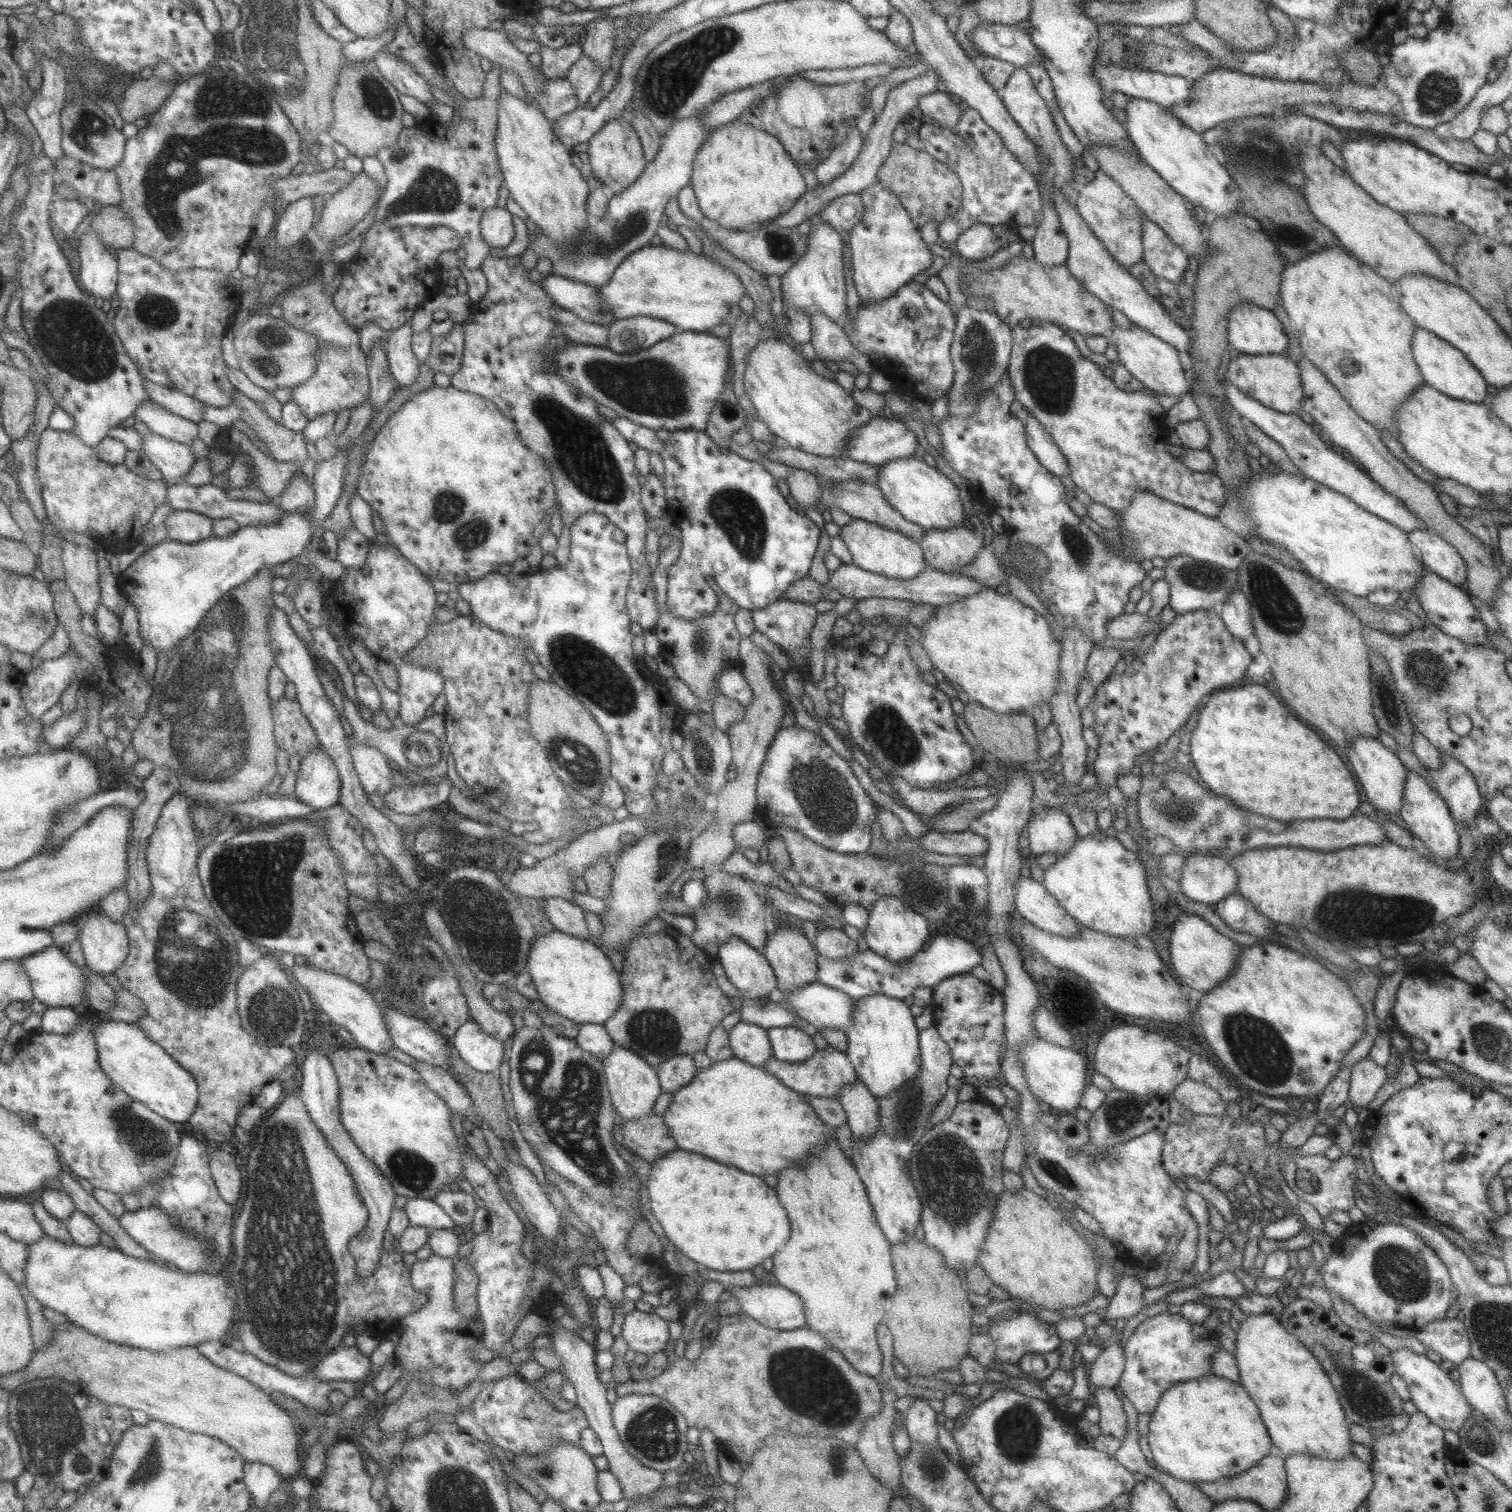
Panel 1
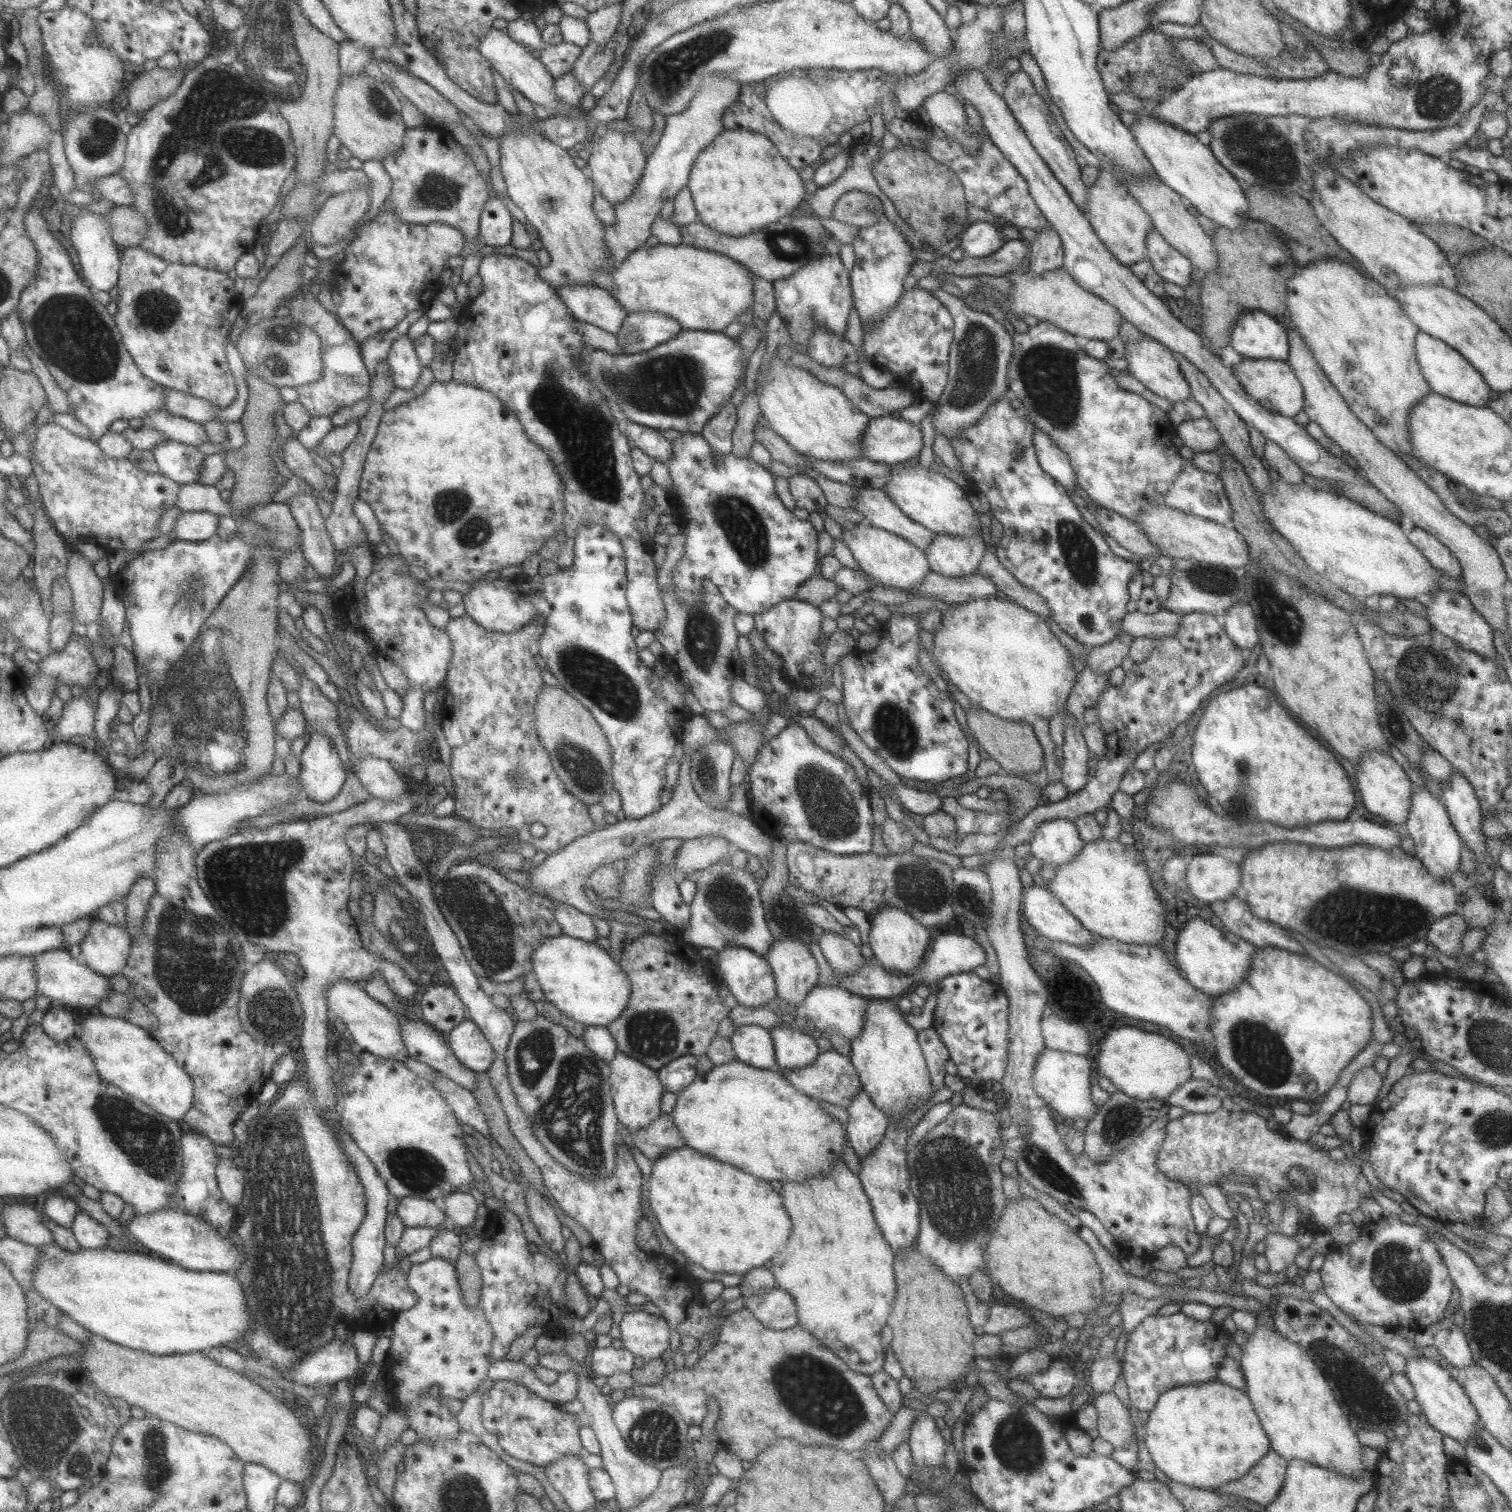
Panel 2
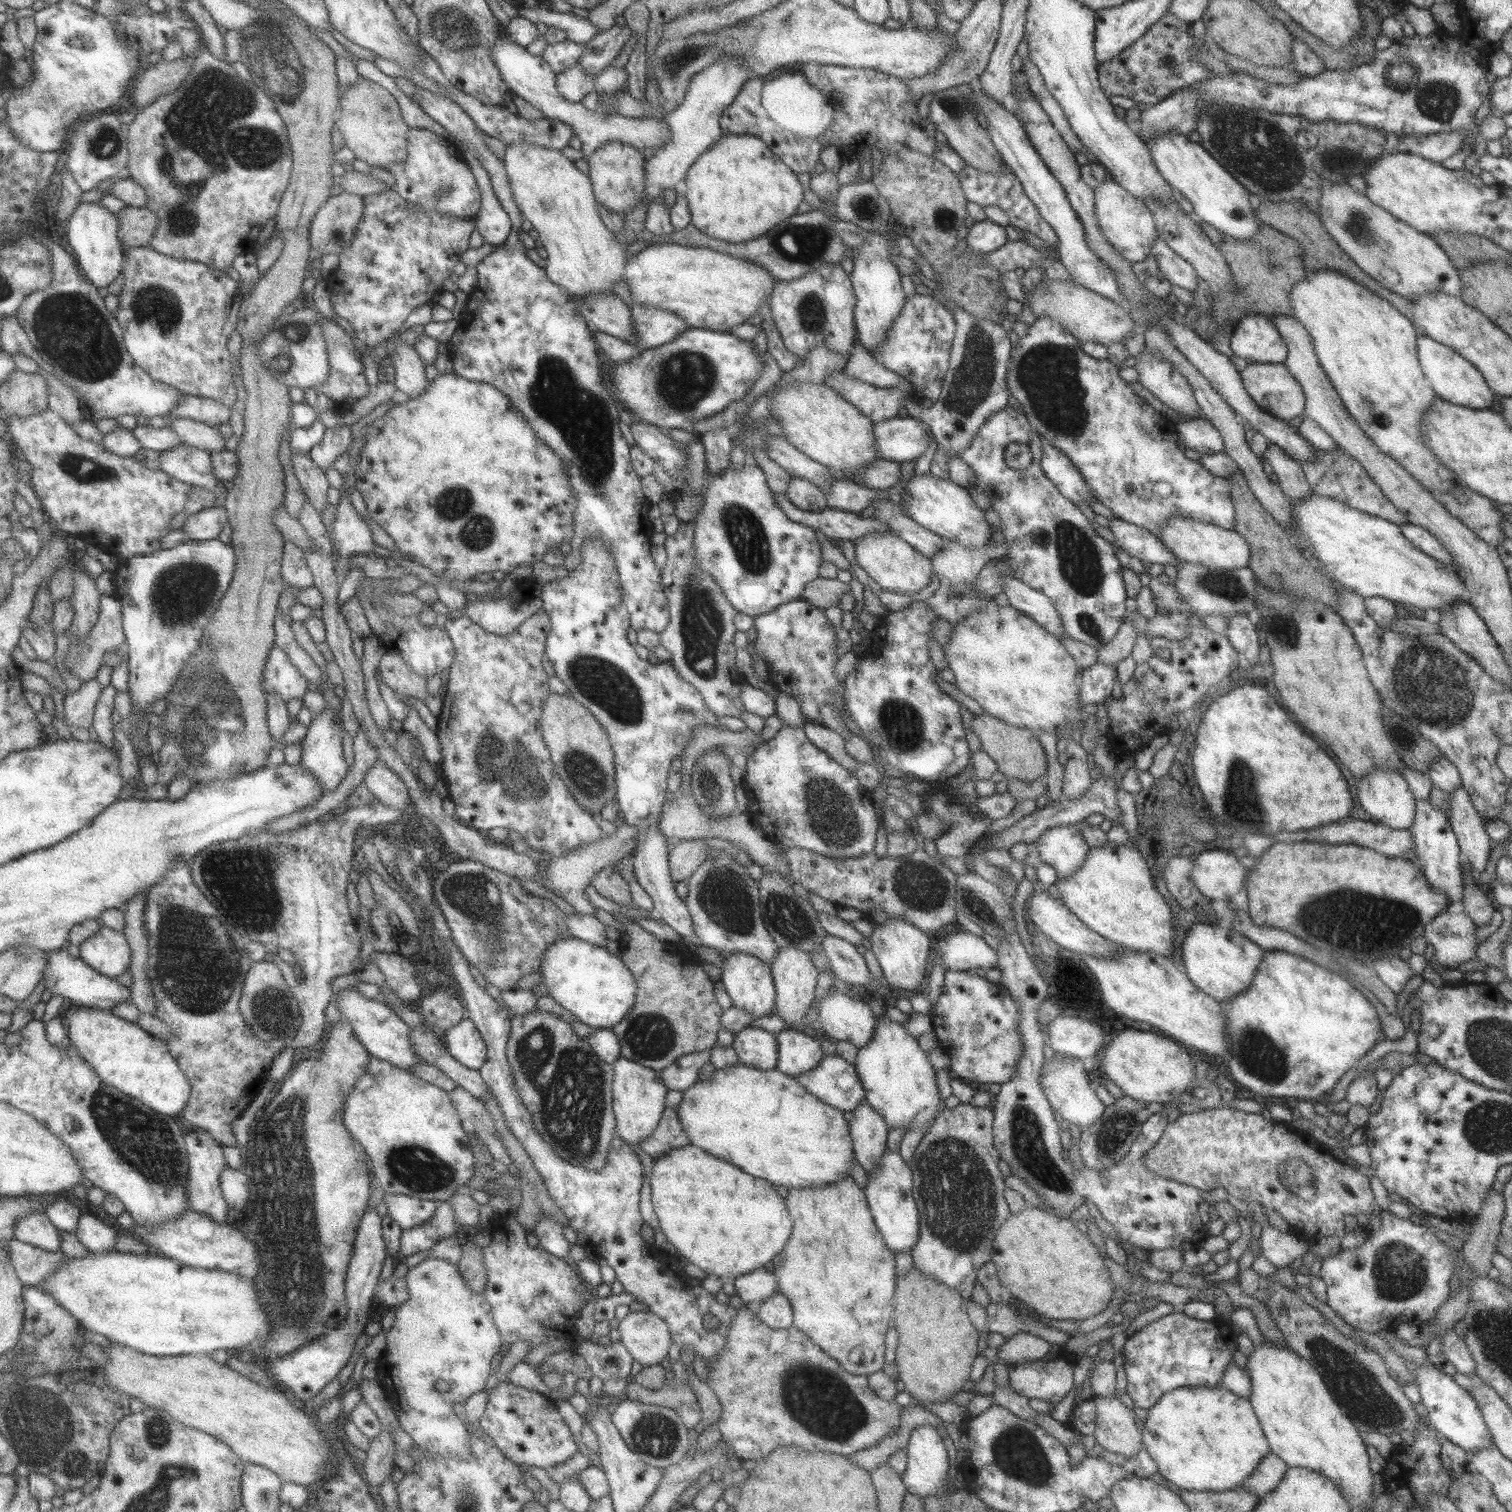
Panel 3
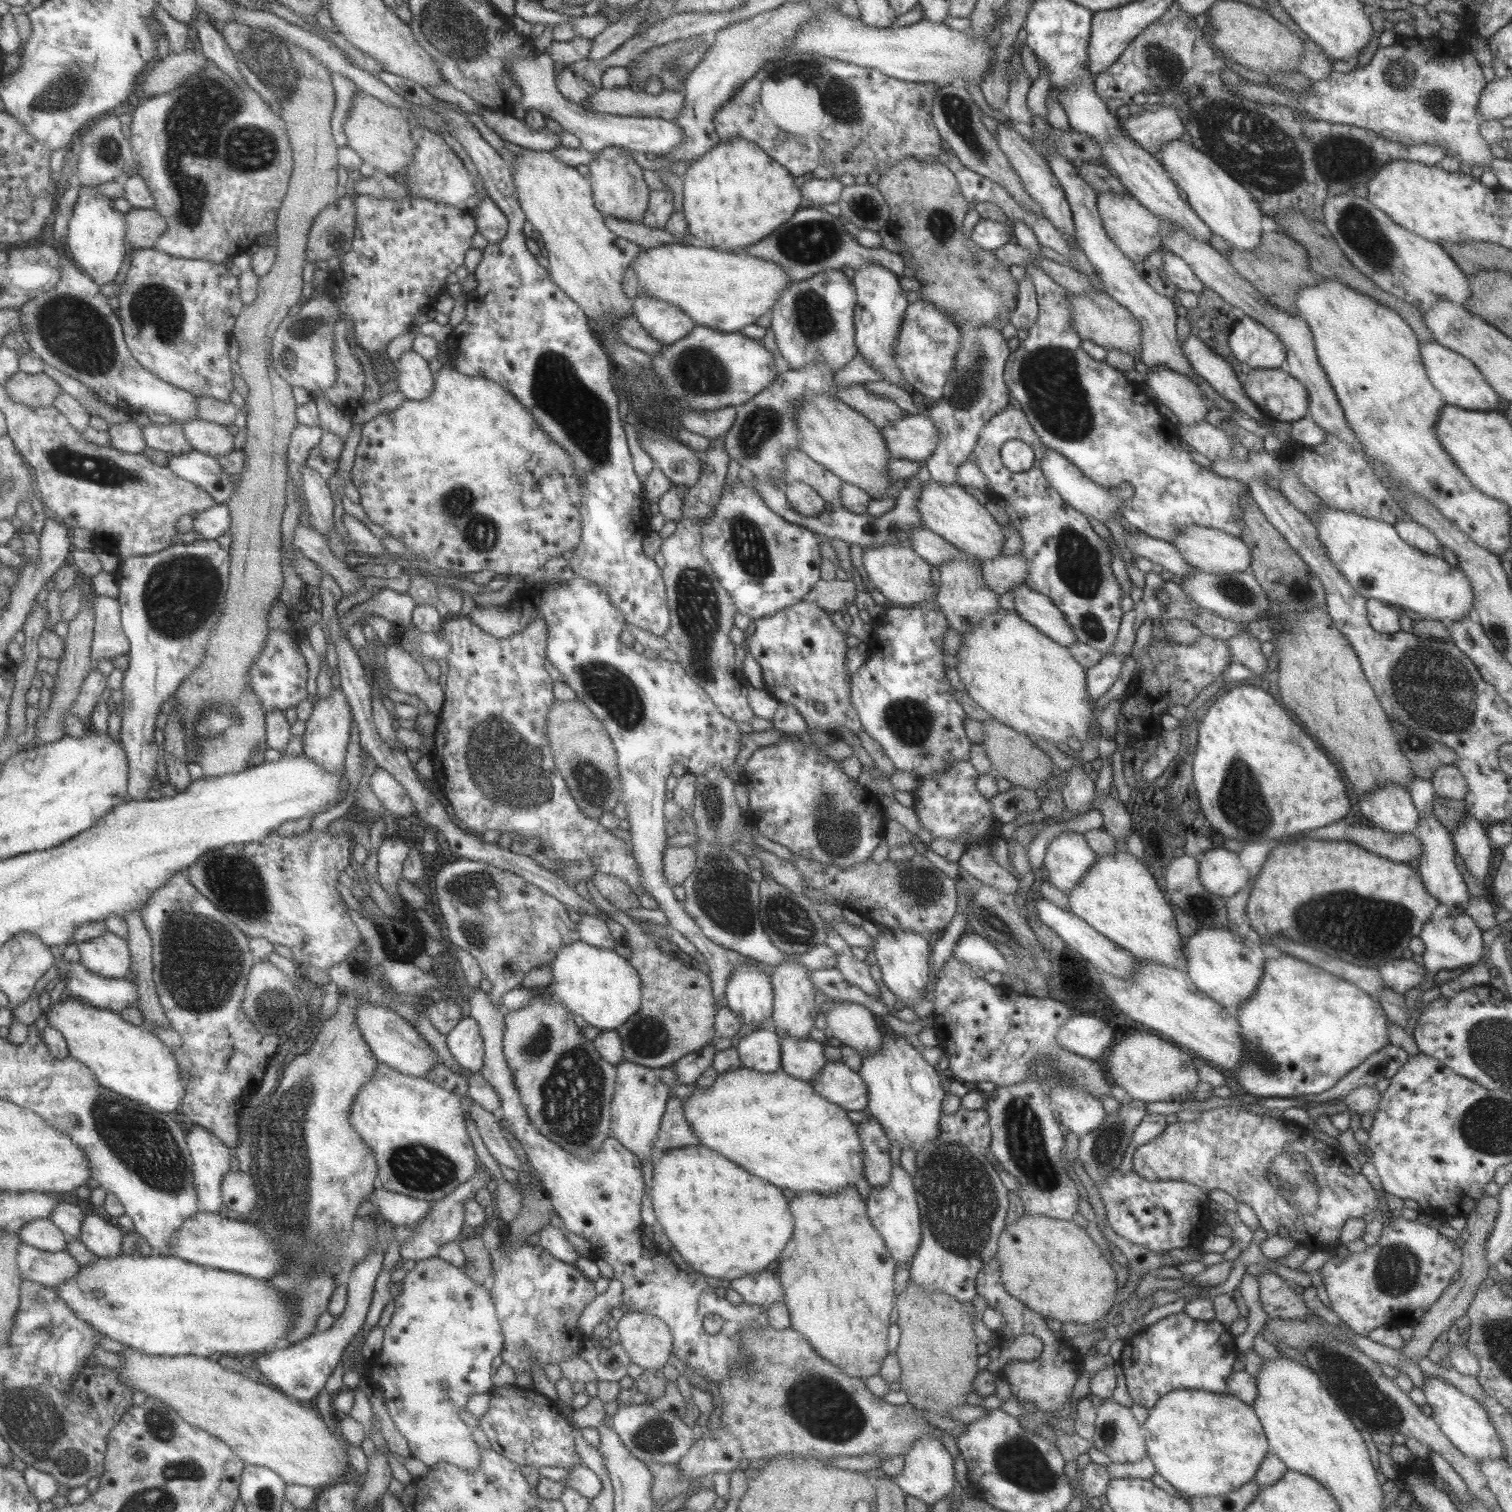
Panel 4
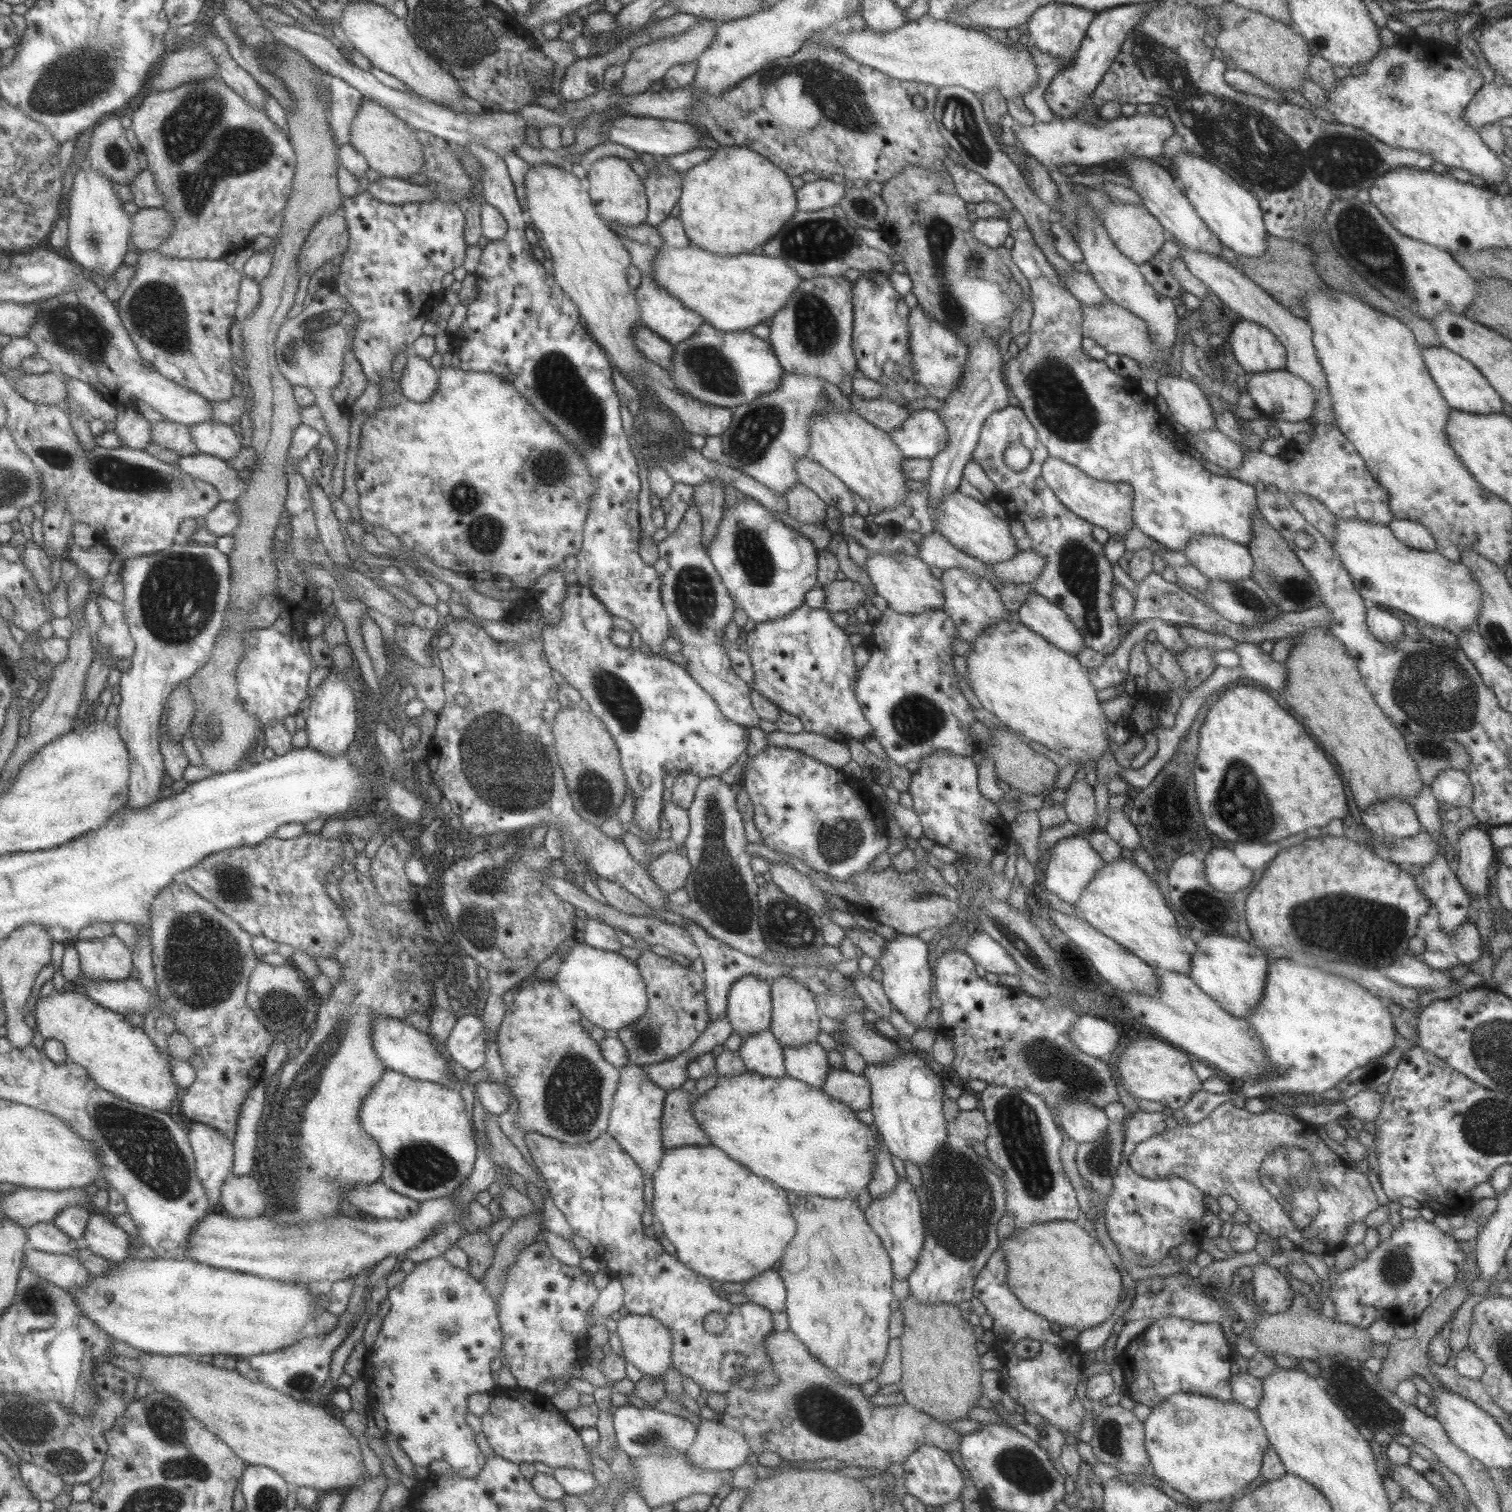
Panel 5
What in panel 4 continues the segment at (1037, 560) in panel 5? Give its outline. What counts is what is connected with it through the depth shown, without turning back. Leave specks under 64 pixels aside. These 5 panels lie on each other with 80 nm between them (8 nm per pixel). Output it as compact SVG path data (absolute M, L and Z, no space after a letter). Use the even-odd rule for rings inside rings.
M1019 553L1011 556L995 556L981 562L982 580L985 586L998 595L1023 584L1028 572L1028 561Z

